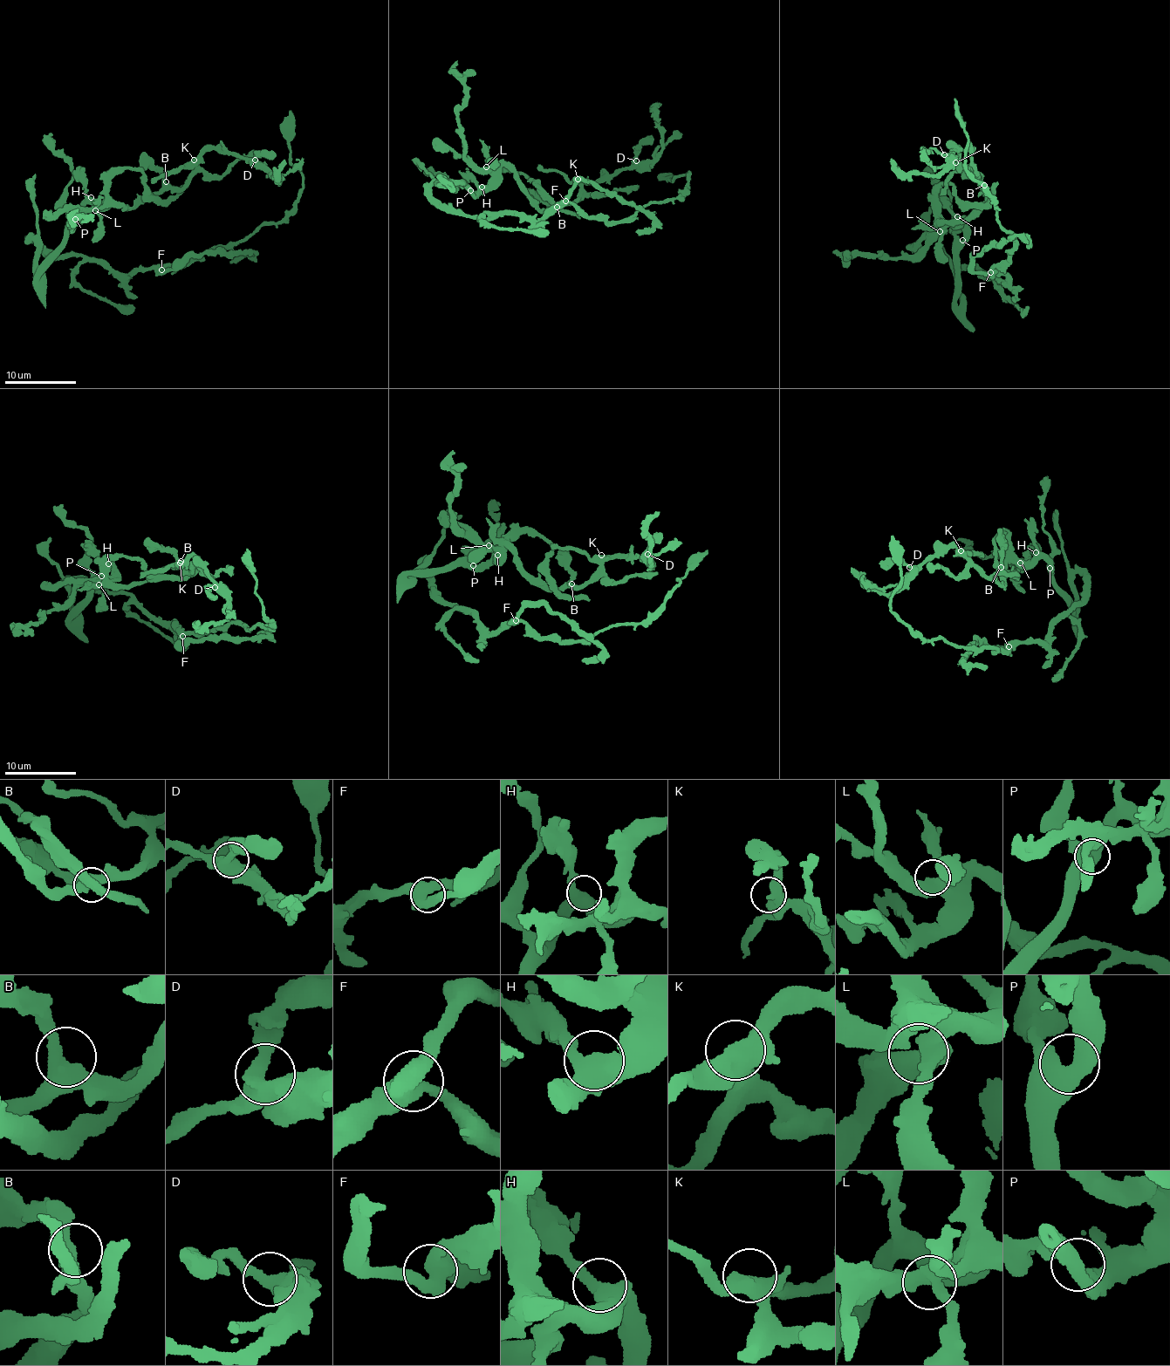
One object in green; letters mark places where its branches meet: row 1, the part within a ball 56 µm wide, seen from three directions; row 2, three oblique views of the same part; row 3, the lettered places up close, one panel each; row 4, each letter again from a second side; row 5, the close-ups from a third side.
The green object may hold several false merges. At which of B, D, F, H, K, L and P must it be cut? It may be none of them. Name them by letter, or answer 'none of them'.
none of them

